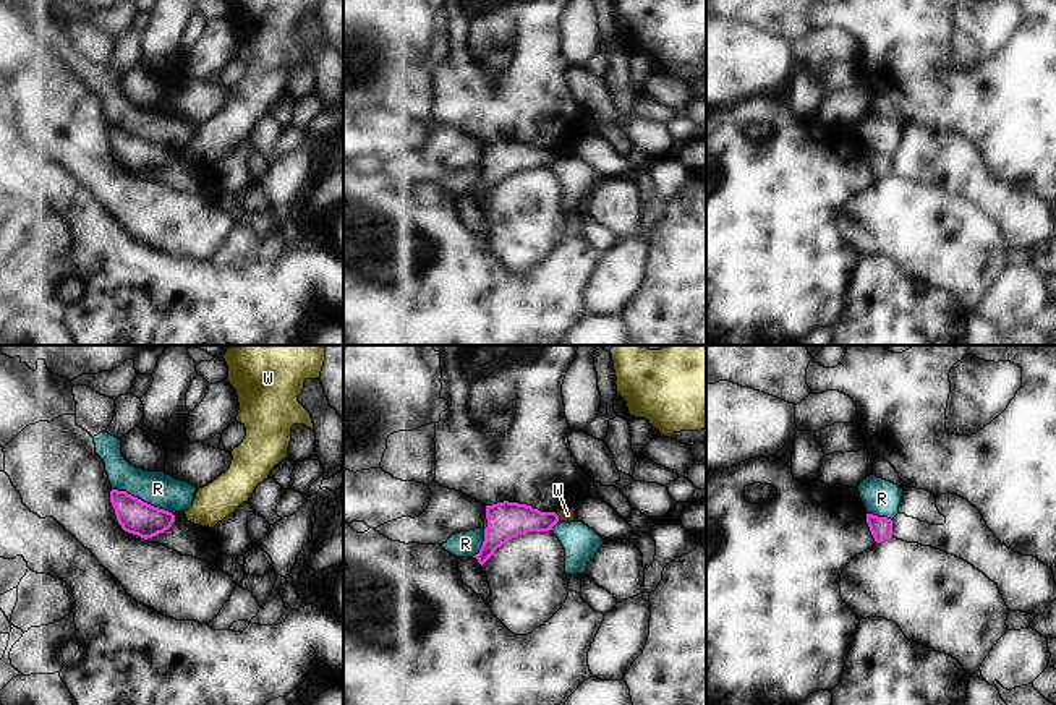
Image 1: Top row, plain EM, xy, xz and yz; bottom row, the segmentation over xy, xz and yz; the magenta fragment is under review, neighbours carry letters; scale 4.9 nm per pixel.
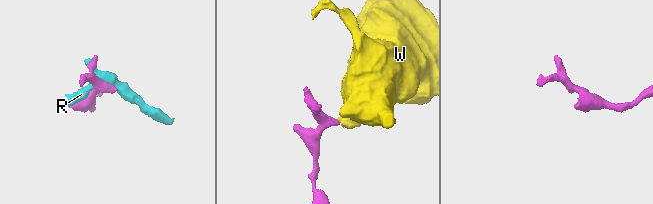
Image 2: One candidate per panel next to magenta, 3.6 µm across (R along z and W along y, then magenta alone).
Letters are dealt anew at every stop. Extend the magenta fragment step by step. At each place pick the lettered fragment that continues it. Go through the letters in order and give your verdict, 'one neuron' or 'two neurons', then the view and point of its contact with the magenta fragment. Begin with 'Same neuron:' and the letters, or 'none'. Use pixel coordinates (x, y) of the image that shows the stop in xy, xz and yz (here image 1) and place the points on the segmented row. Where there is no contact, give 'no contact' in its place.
Same neuron: none
R: two neurons | xy (143, 501)
W: two neurons | xz (557, 517)

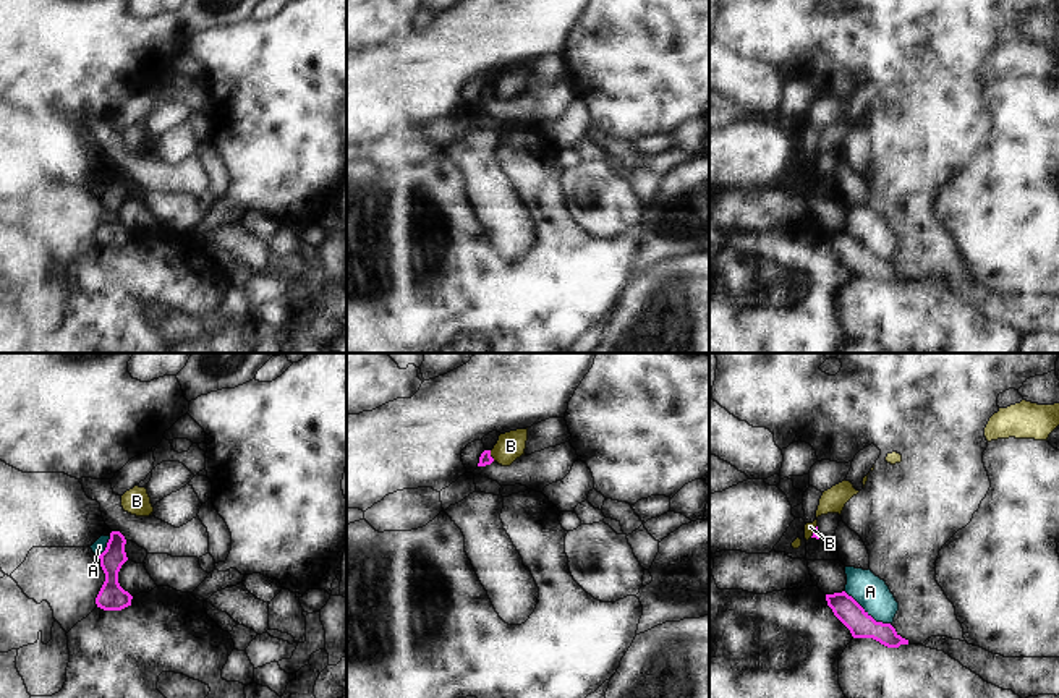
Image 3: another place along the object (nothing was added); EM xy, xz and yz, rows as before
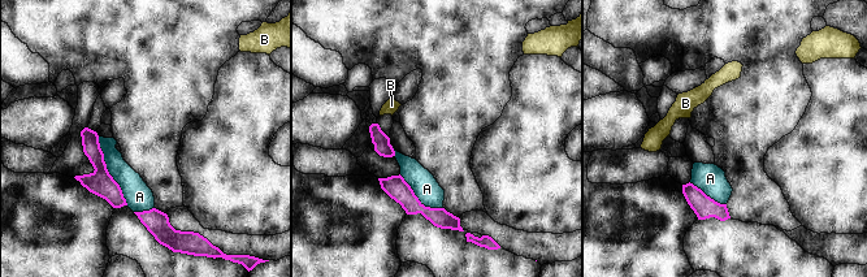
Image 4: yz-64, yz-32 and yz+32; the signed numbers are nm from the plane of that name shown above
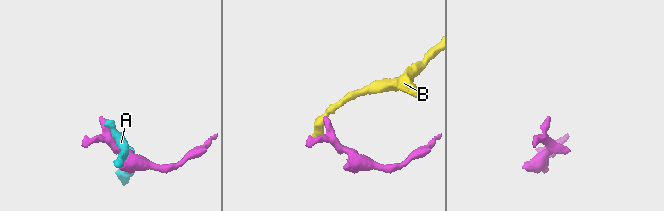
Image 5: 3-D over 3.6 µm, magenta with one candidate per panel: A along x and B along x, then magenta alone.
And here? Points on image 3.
Same neuron: none
A: two neurons | yz (867, 612)
B: two neurons | xz (489, 455)

